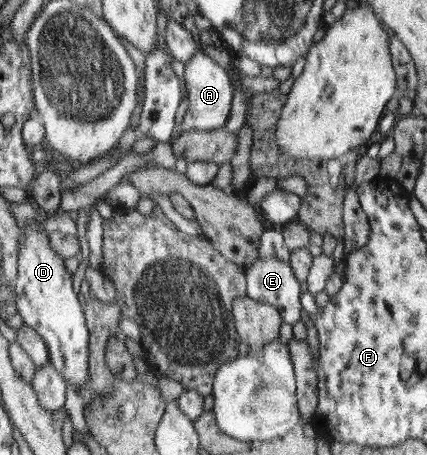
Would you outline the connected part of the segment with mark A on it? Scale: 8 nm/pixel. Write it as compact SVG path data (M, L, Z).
M199 50L191 59L184 63L184 82L188 88L189 111L181 124L177 125L177 132L173 133L171 140L187 130L214 130L227 124L229 115L233 110L235 88L233 82L222 66Z

